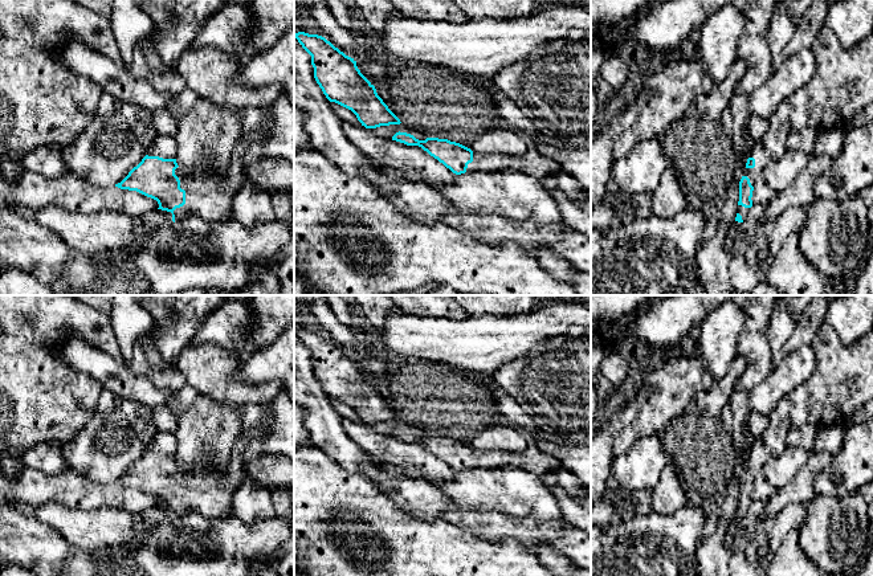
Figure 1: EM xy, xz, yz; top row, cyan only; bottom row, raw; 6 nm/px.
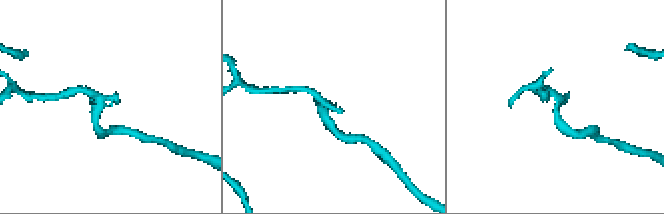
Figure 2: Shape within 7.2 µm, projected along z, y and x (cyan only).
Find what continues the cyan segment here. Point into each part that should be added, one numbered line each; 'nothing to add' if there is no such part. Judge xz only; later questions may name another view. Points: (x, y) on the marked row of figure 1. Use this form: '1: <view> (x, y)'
1: xz (533, 163)

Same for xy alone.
1: xy (209, 192)

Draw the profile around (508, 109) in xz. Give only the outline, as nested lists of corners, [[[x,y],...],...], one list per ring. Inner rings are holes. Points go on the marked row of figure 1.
[[[476,74],[466,75],[484,83],[495,102],[501,117],[507,120],[514,130],[526,135],[531,146],[534,146],[539,154],[556,162],[562,172],[576,179],[582,188],[591,196],[591,148],[567,148],[543,138],[517,105],[493,85],[491,79]]]

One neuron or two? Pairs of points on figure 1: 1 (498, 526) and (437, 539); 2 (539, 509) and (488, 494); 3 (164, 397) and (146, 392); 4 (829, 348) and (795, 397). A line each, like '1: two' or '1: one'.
1: two
2: one
3: one
4: one

